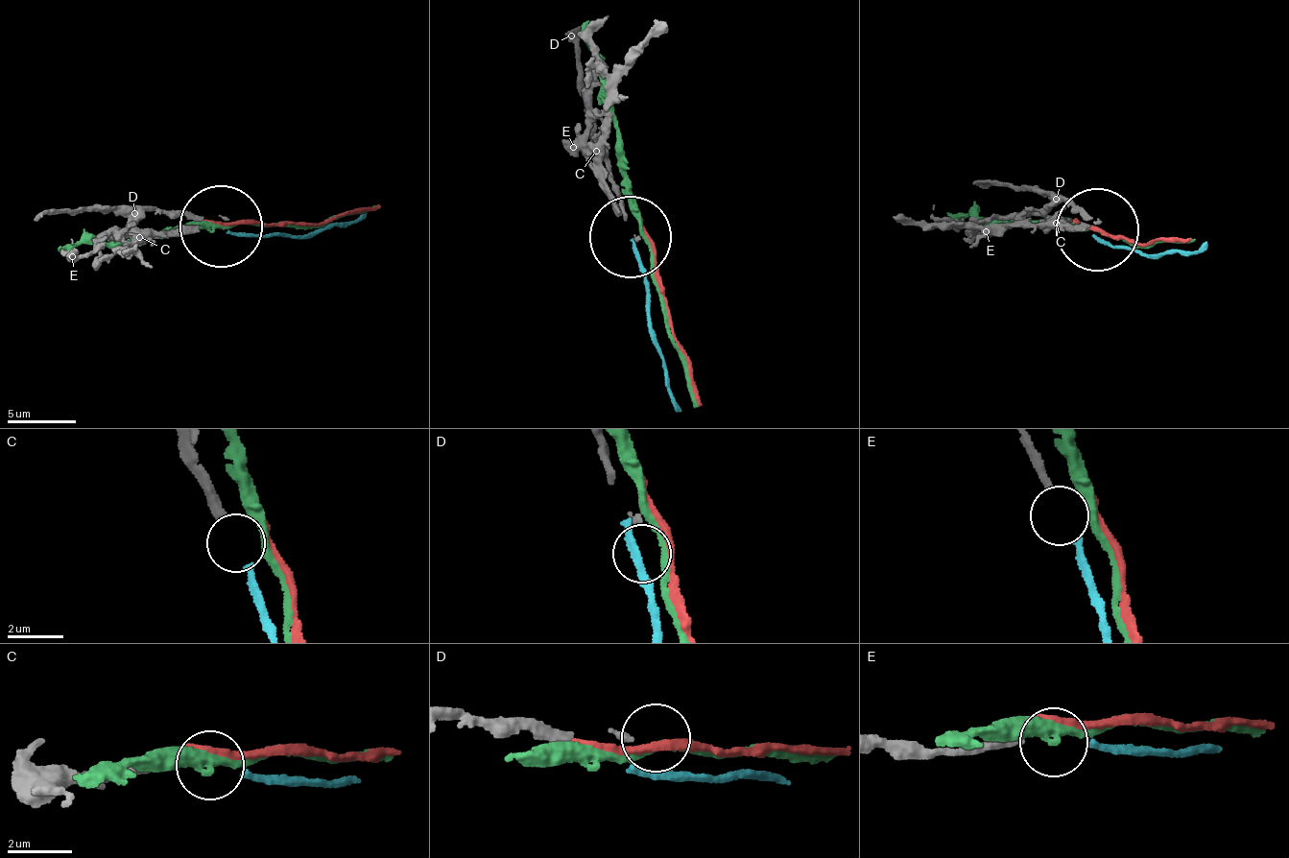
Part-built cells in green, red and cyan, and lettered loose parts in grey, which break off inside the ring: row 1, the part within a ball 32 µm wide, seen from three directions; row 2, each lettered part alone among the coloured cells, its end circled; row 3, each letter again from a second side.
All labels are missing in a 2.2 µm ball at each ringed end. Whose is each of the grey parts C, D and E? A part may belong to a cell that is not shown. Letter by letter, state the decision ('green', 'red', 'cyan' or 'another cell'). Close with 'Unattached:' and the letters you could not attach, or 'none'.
C: another cell
D: another cell
E: cyan
Unattached: C, D

